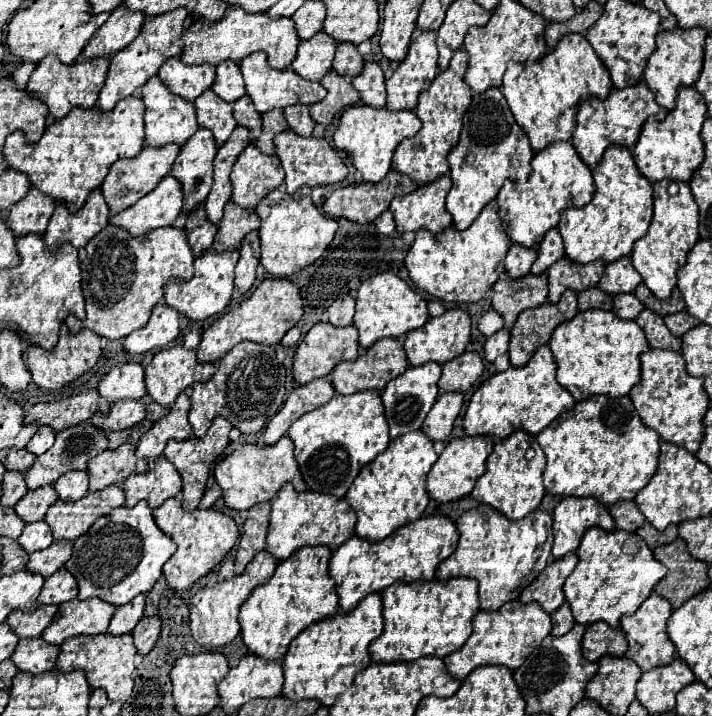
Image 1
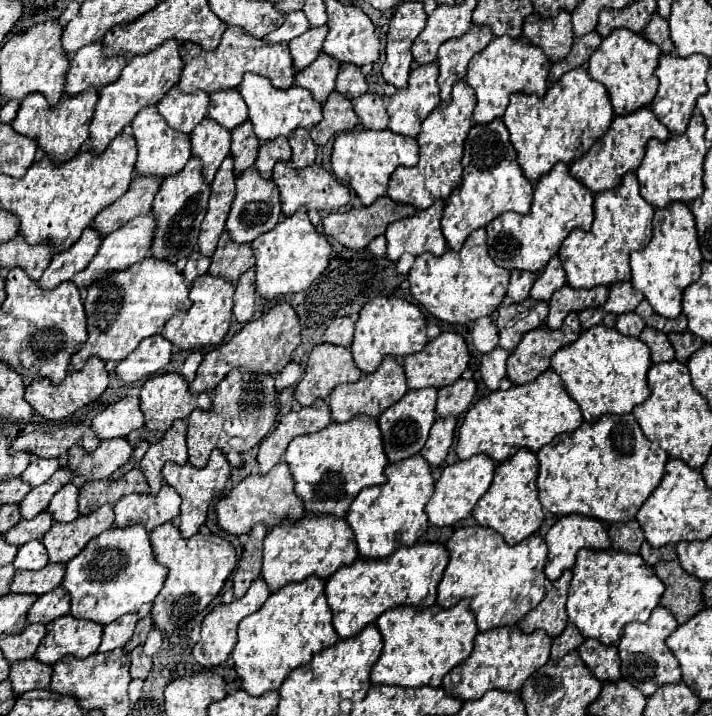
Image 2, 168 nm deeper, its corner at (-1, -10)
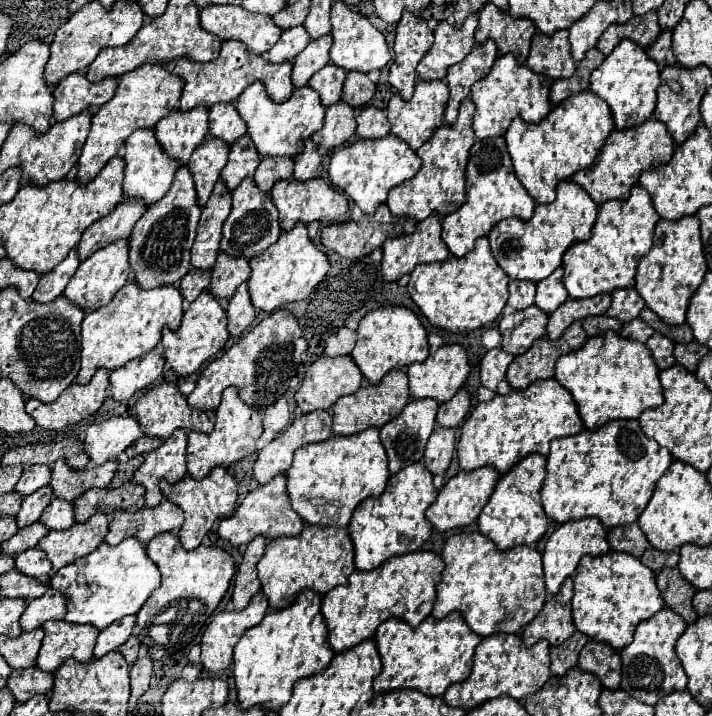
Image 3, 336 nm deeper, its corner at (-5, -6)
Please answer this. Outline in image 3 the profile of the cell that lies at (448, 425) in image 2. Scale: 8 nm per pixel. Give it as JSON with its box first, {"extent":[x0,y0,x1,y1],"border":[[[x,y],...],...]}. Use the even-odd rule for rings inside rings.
{"extent":[424,427,454,475],"border":[[[436,427],[424,451],[424,465],[432,475],[444,475],[454,455],[454,429]]]}

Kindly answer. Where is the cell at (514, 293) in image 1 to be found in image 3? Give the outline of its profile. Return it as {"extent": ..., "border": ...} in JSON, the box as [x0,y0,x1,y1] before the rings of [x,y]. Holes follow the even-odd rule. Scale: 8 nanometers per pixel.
{"extent":[500,305,548,355],"border":[[[536,305],[522,311],[514,311],[500,319],[502,349],[512,355],[522,355],[530,349],[532,341],[546,333],[548,315]]]}

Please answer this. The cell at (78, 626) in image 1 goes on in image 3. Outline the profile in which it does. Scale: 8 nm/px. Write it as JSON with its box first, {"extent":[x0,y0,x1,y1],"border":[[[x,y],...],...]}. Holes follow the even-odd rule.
{"extent":[36,621,100,671],"border":[[[46,621],[44,641],[36,665],[44,671],[56,671],[68,657],[88,663],[100,631],[90,625],[76,625],[66,621]]]}

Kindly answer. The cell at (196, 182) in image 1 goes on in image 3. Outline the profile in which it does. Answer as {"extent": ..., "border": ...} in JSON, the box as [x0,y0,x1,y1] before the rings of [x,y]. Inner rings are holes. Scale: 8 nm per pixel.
{"extent":[130,165,202,287],"border":[[[184,165],[178,169],[170,191],[158,203],[148,205],[148,211],[140,217],[140,221],[136,223],[136,227],[130,235],[130,265],[134,271],[134,279],[140,283],[140,287],[158,287],[158,285],[166,285],[166,283],[178,283],[188,273],[190,249],[192,249],[192,243],[196,237],[200,211],[202,211],[202,207],[198,205],[194,177],[192,177],[190,169]]]}

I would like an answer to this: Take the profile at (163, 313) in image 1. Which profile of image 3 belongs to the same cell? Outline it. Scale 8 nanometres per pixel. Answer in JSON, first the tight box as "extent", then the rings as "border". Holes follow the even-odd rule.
{"extent":[110,347,166,401],"border":[[[156,347],[148,351],[146,355],[114,369],[110,373],[110,395],[116,401],[126,401],[130,399],[136,391],[150,387],[156,379],[162,377],[166,359],[162,355],[162,349]]]}

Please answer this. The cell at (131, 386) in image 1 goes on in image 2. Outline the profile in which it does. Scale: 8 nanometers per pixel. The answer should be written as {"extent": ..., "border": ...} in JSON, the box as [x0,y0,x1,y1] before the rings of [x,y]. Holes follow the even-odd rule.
{"extent":[92,397,144,441],"border":[[[128,397],[106,407],[92,419],[92,429],[100,441],[128,437],[130,431],[140,429],[142,425],[144,425],[144,415],[140,411],[140,401]]]}

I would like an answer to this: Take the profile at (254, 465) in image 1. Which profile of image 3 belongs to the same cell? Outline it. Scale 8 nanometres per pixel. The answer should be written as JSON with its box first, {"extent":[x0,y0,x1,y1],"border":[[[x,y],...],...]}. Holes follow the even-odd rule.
{"extent":[218,473,304,547],"border":[[[280,473],[276,475],[272,481],[268,481],[266,485],[260,485],[258,489],[250,491],[242,503],[238,505],[238,509],[220,521],[220,527],[218,527],[218,535],[226,541],[230,541],[232,545],[236,547],[242,547],[242,545],[248,545],[256,535],[264,535],[264,537],[270,537],[270,539],[276,539],[276,537],[284,537],[284,535],[298,535],[304,527],[304,521],[300,519],[298,513],[294,513],[294,509],[290,507],[290,495],[288,495],[288,481],[286,481],[286,475]]]}

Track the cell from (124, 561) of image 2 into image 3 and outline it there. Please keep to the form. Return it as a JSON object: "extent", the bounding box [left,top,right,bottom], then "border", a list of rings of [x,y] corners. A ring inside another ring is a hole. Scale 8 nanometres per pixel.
{"extent":[50,537,160,629],"border":[[[126,537],[116,547],[100,543],[90,555],[62,567],[54,573],[50,585],[66,597],[68,611],[64,621],[90,623],[104,629],[124,615],[136,615],[150,593],[160,585],[160,579],[156,563],[146,555],[146,545],[136,537]]]}

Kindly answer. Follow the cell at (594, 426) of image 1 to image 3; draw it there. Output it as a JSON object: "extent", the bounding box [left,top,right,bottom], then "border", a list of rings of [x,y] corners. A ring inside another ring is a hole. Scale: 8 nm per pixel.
{"extent":[542,419,672,527],"border":[[[618,419],[610,421],[596,431],[582,429],[576,435],[554,439],[550,443],[548,465],[546,465],[546,481],[542,485],[542,507],[550,519],[556,523],[566,523],[570,519],[584,519],[596,517],[602,521],[604,527],[616,527],[622,523],[632,523],[638,519],[640,511],[644,511],[646,503],[650,501],[658,479],[666,473],[668,465],[672,463],[672,455],[666,447],[654,443],[654,439],[646,437],[640,429],[636,419]]]}

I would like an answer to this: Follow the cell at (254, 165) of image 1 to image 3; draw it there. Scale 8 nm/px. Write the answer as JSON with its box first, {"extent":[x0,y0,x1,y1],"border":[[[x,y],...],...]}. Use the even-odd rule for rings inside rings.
{"extent":[220,177,280,259],"border":[[[246,177],[234,191],[232,191],[232,213],[224,221],[224,233],[220,241],[220,249],[232,257],[246,257],[252,259],[258,251],[270,247],[280,237],[280,223],[278,223],[278,209],[272,203],[272,197],[266,191],[260,191],[252,177]]]}

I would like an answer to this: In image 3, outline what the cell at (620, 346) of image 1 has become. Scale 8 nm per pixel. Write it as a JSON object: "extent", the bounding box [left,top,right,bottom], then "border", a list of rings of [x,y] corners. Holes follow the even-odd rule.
{"extent":[554,331,664,429],"border":[[[614,331],[590,337],[580,349],[562,355],[556,361],[554,377],[572,393],[586,429],[600,427],[612,419],[638,419],[644,409],[664,403],[658,367],[648,347],[640,341],[624,339]]]}

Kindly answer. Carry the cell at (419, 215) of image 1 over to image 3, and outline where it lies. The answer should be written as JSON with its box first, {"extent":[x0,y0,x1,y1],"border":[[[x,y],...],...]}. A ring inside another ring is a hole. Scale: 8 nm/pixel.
{"extent":[382,213,450,281],"border":[[[432,213],[416,225],[414,233],[388,237],[382,245],[382,275],[386,281],[398,281],[418,263],[448,259],[450,251],[440,237],[440,215]]]}

